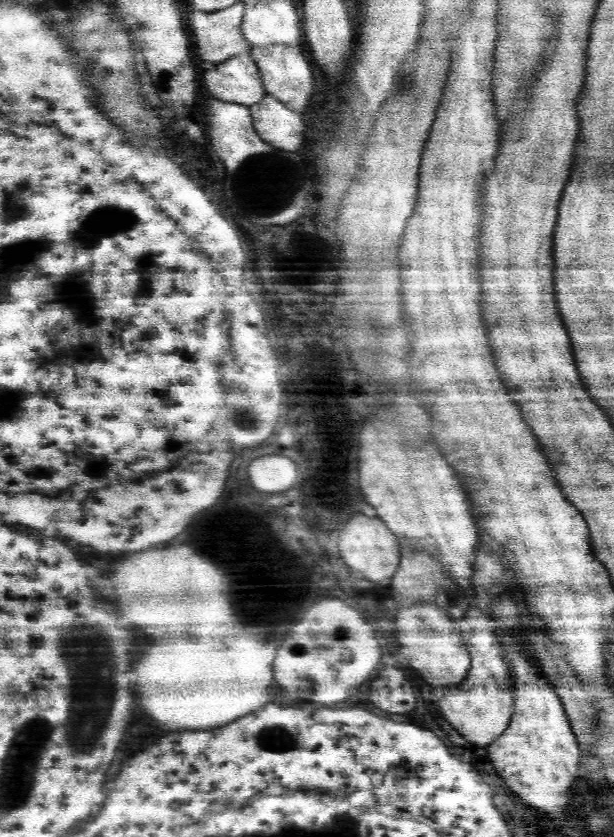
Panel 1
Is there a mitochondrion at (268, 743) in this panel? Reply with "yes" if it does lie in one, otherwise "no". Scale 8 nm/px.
yes

